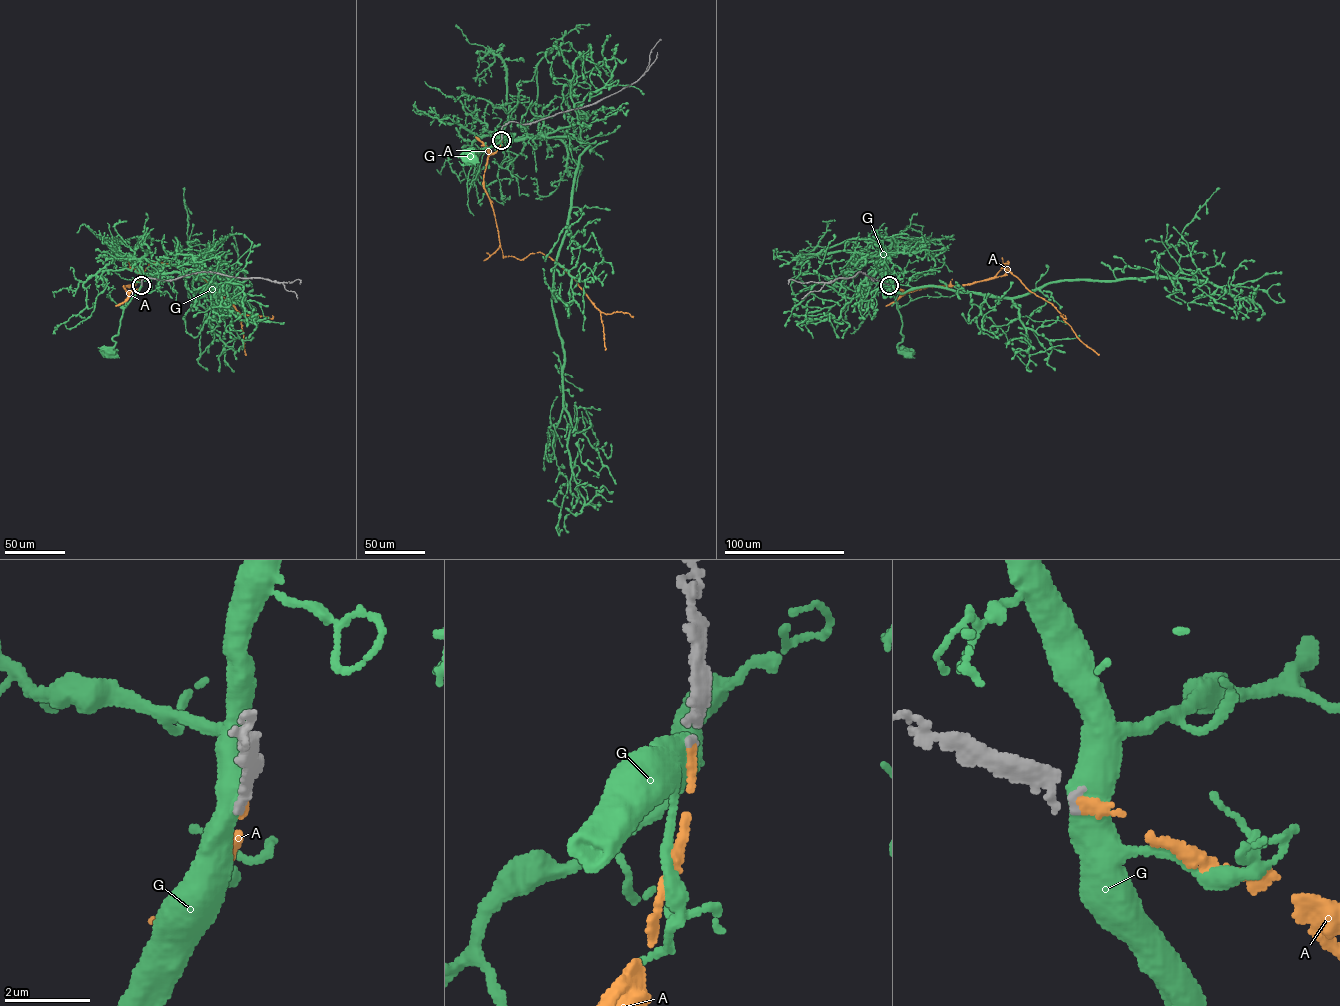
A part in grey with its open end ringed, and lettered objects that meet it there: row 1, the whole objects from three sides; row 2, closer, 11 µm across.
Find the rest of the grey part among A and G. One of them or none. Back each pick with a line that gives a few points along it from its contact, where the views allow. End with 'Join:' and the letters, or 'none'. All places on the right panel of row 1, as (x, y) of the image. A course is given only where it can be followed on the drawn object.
A: Its course: (889, 285), (904, 292), (963, 286), (1004, 275), (1007, 261), (1001, 268), (1050, 302), (1076, 335), (1099, 354)
Join: A

